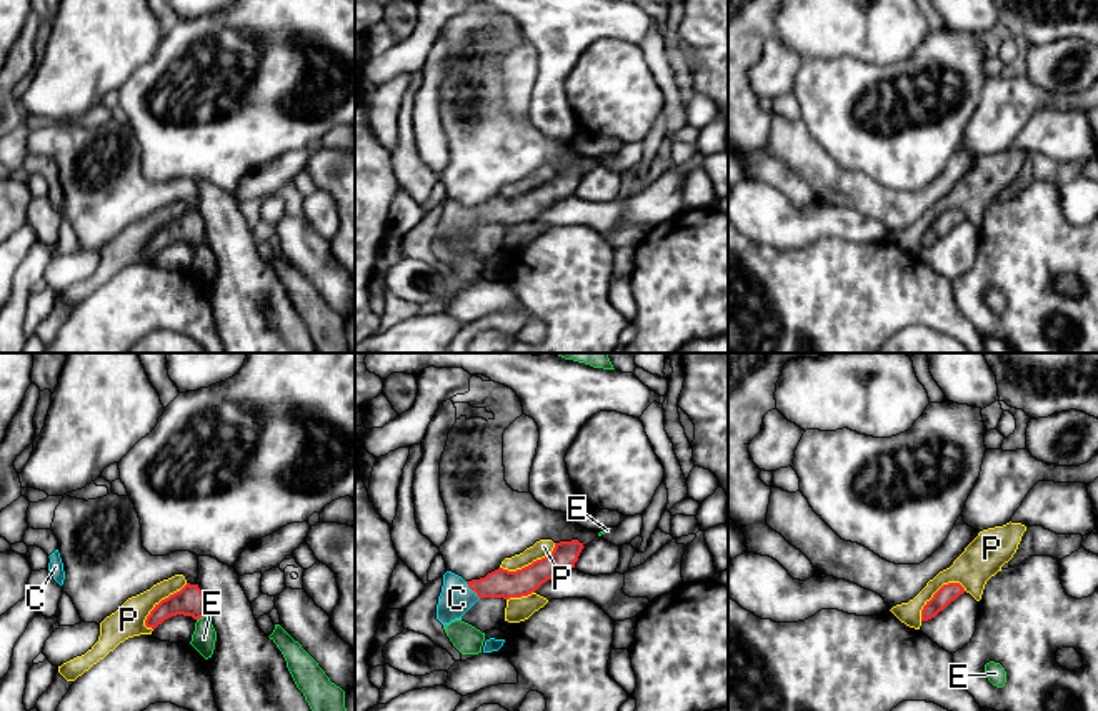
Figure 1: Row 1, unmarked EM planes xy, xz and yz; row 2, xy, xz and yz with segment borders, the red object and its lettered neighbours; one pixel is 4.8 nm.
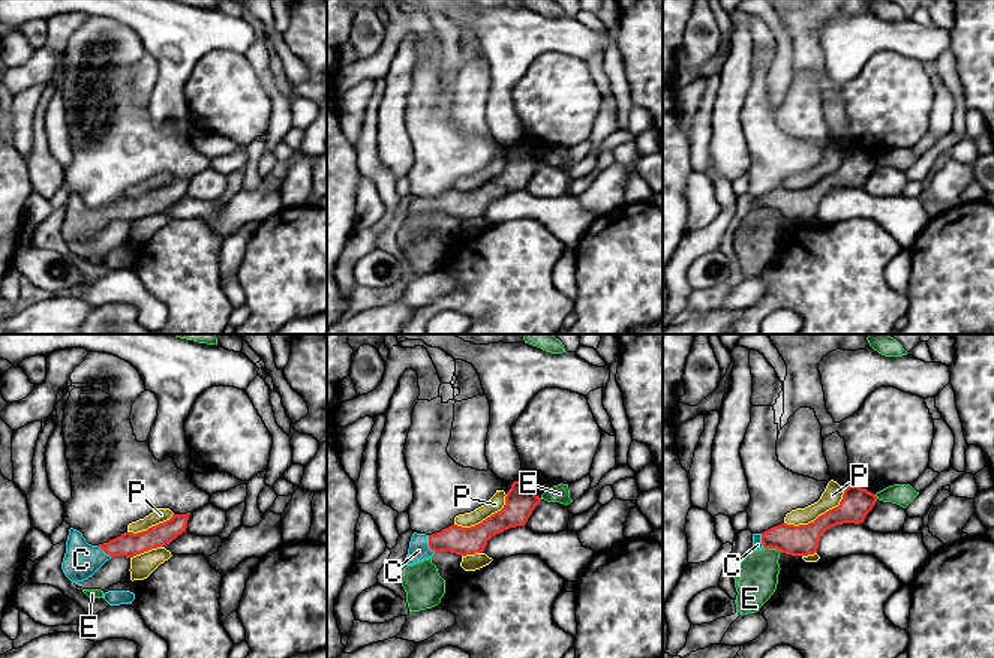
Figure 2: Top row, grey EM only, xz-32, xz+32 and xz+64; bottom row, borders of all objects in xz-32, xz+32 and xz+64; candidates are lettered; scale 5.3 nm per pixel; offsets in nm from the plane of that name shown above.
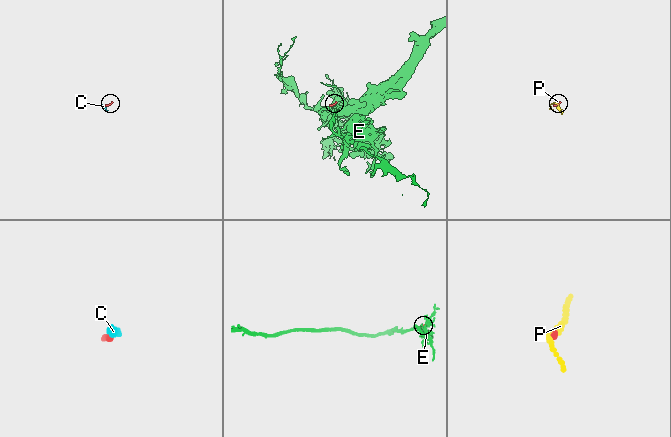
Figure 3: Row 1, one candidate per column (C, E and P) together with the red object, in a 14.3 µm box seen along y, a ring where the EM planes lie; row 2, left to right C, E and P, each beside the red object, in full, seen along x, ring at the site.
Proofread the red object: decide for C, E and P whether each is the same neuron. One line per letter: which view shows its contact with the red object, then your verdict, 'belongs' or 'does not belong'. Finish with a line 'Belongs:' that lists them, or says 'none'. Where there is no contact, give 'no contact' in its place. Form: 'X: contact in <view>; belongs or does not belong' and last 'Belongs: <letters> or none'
C: contact in xz; belongs
E: contact in xy; does not belong
P: contact in yz; does not belong
Belongs: C

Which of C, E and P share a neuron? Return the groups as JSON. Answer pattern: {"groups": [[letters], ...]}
{"groups": [["C"], ["E"], ["P"]]}

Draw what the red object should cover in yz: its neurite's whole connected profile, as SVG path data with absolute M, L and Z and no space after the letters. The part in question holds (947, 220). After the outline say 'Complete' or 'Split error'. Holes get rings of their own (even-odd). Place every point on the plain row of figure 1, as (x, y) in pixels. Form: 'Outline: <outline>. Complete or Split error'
Outline: M960 210L943 211L930 228L921 236L921 248L928 248L935 245L940 238L943 238L951 228L955 228L960 221L965 220L965 215Z. Complete

